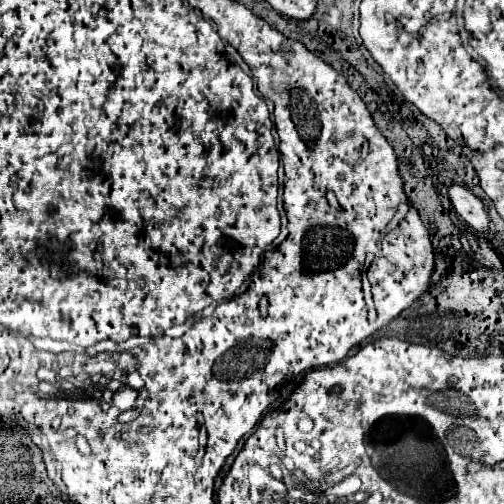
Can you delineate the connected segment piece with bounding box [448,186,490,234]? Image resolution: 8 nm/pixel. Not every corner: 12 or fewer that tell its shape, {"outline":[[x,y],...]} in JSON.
{"outline":[[462,186],[448,190],[456,212],[478,232],[490,232],[480,198]]}

